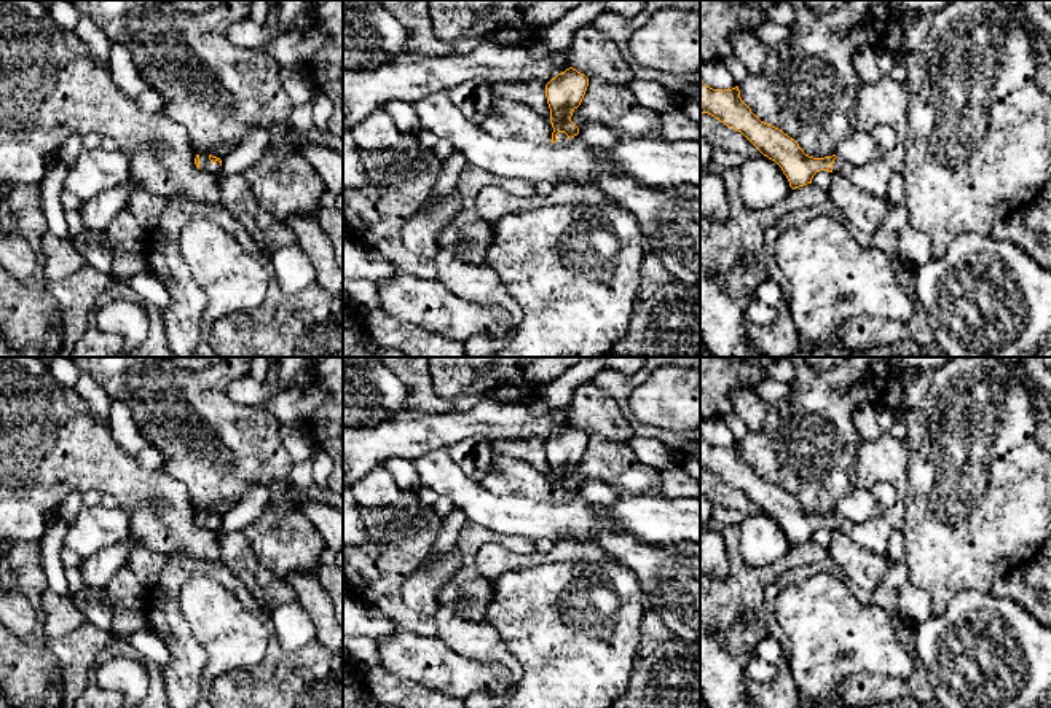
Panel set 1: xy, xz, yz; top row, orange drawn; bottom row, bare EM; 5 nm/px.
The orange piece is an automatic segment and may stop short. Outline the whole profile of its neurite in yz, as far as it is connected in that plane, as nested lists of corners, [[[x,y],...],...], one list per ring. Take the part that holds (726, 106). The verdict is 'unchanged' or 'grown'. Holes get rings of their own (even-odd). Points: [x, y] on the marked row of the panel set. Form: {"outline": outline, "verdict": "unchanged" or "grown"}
{"outline": [[[700,80],[700,113],[708,113],[742,132],[764,156],[775,161],[786,175],[789,187],[812,183],[820,171],[845,175],[853,185],[879,199],[887,198],[892,169],[884,159],[853,166],[833,156],[813,158],[804,153],[799,144],[781,129],[761,121],[742,100],[738,86],[713,89]]], "verdict": "grown"}

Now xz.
{"outline": [[[569,67],[545,85],[545,97],[550,108],[553,144],[568,142],[579,134],[571,121],[573,112],[581,105],[588,86],[588,78]]], "verdict": "grown"}

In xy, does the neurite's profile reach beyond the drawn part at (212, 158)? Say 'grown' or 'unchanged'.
grown

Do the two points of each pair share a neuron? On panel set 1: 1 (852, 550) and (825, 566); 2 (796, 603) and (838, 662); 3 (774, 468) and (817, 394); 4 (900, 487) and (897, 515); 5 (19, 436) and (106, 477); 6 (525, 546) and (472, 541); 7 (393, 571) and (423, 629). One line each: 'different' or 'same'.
1: different
2: same
3: same
4: same
5: same
6: same
7: same

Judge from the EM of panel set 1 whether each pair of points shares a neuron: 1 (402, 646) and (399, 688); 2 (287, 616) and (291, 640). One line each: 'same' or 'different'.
1: different
2: same

